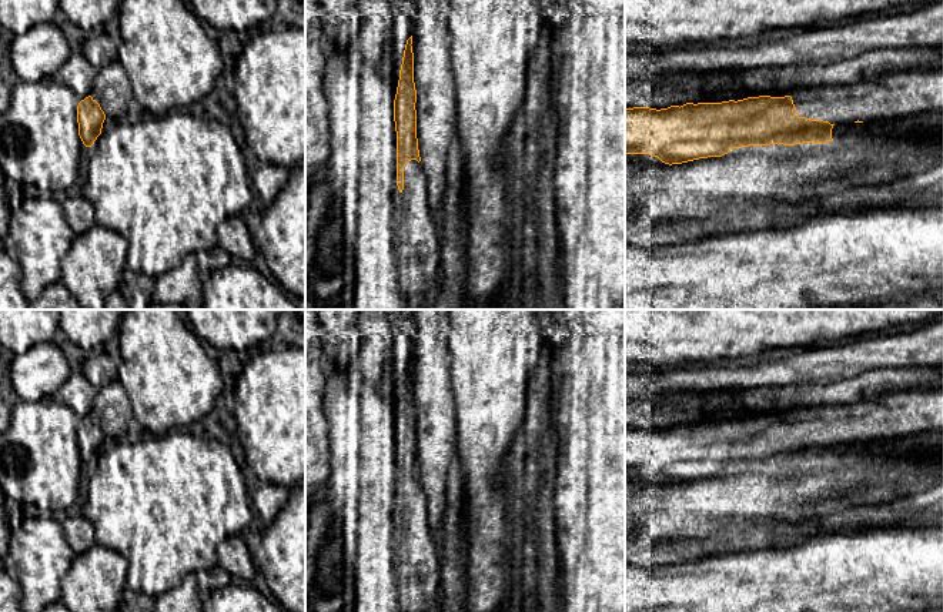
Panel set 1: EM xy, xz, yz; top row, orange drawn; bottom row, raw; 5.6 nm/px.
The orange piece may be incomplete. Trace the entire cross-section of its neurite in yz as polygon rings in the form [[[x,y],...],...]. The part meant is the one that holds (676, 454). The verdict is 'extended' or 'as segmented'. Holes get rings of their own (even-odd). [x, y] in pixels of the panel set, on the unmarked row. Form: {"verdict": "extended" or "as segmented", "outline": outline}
{"verdict": "extended", "outline": [[[943,389],[886,392],[872,401],[803,408],[785,417],[686,422],[661,429],[633,427],[625,429],[625,474],[649,474],[672,485],[722,476],[749,465],[826,464],[833,459],[832,448],[840,442],[887,439],[907,444],[916,434],[936,429],[943,429]]]}

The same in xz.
{"verdict": "extended", "outline": [[[412,355],[407,359],[399,399],[394,419],[394,441],[397,451],[397,505],[402,516],[402,538],[397,552],[397,583],[399,588],[401,612],[432,612],[437,606],[439,573],[444,559],[444,546],[428,525],[428,499],[419,484],[417,458],[417,409],[414,402]]]}

